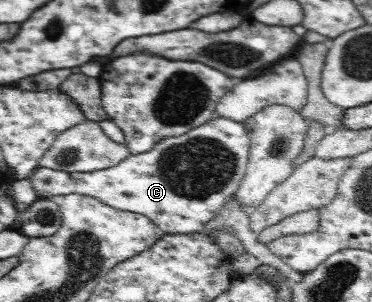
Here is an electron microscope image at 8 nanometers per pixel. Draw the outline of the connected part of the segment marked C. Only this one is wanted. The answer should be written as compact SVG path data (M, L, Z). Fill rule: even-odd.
M214 117L201 127L193 128L189 132L179 136L172 136L168 139L160 140L160 142L148 152L142 154L130 155L128 159L123 160L120 164L112 166L111 168L104 168L100 171L93 172L63 172L60 170L53 170L45 167L35 167L27 176L31 183L31 188L34 190L36 196L39 199L51 199L53 196L65 196L69 193L80 193L81 196L93 197L97 200L104 201L109 206L118 208L119 210L126 210L127 212L133 212L147 216L150 220L153 220L154 224L157 224L158 228L162 229L165 234L196 234L206 231L206 225L215 218L220 208L224 206L224 200L233 195L237 188L239 188L241 180L246 173L247 163L249 159L249 148L252 147L252 142L249 141L248 132L245 131L245 126L242 123L230 120L229 118Z

